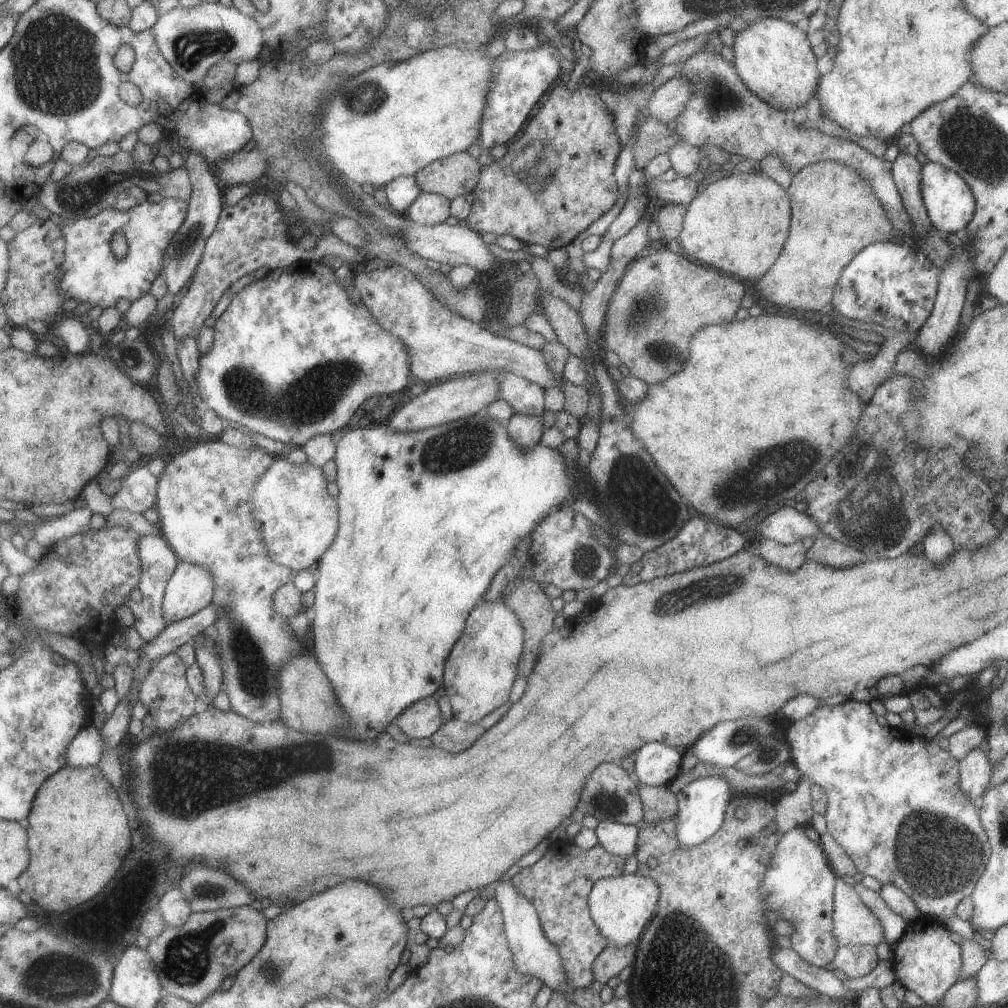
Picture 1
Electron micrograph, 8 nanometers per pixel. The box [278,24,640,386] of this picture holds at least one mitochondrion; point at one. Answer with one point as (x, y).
(537, 165)

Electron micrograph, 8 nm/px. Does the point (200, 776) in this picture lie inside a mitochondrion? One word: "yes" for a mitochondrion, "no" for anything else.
yes

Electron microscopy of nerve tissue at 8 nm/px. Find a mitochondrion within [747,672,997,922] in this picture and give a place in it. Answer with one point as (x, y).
(937, 858)

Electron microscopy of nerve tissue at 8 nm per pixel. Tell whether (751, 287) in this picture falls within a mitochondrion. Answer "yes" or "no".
no

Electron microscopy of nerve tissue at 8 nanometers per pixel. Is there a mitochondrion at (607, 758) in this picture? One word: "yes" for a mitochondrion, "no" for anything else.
no

